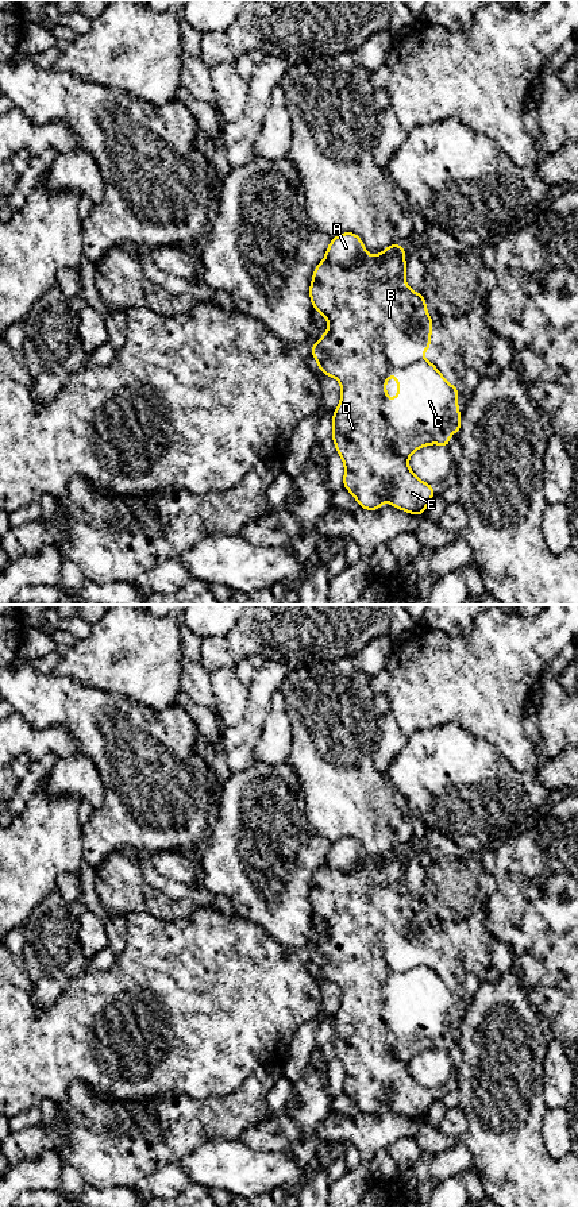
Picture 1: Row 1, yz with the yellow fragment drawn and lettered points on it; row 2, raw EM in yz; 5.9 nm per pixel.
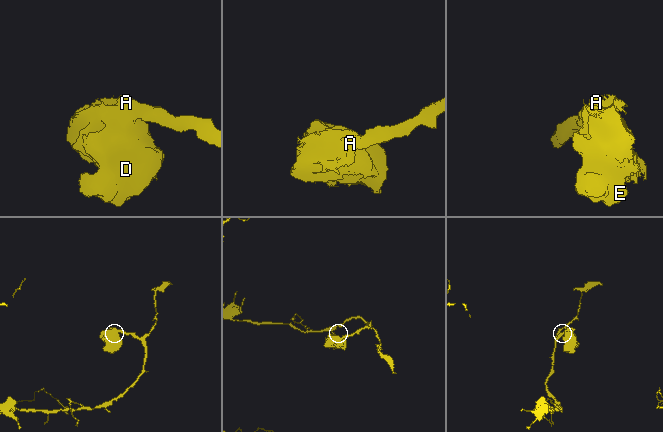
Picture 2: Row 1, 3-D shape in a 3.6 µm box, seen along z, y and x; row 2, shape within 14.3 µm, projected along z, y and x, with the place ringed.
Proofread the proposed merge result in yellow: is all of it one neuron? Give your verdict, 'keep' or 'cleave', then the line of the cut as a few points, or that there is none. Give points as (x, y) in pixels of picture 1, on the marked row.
cleave | yz (362, 243), (359, 257), (350, 266), (334, 265), (324, 258)

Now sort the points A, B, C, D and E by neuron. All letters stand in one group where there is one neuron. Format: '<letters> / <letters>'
A / B C D E

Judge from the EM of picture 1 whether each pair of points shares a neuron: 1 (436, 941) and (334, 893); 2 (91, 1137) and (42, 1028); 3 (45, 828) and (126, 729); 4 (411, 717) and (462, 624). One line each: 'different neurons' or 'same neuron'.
1: same neuron
2: different neurons
3: different neurons
4: different neurons

